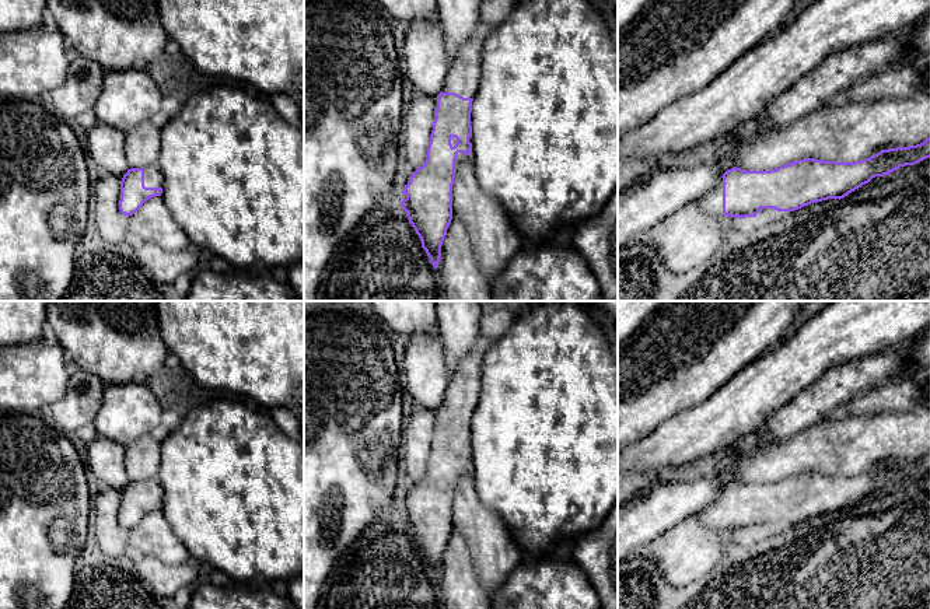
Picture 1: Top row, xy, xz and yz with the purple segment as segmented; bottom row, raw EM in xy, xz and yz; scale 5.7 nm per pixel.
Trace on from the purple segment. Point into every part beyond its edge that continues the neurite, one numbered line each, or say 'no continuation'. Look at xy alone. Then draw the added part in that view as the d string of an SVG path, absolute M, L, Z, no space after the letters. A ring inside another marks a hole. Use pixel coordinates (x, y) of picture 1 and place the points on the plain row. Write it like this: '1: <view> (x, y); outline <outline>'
1: xy (153, 492); outline M157 477L144 482L144 500L162 501L162 487Z

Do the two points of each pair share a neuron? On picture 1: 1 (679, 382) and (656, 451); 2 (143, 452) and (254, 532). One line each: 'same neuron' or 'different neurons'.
1: different neurons
2: different neurons

